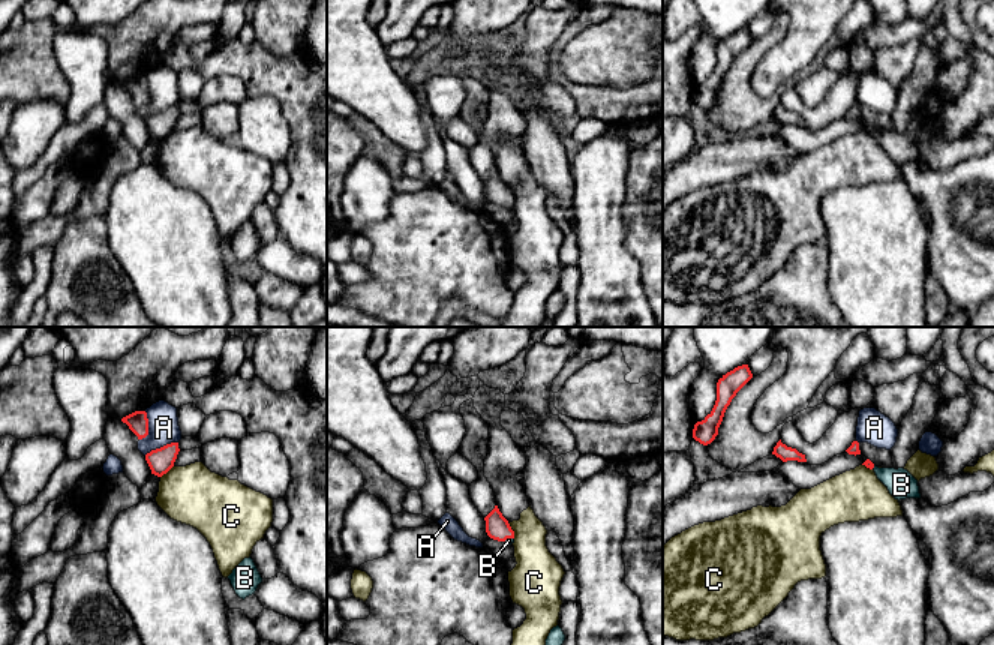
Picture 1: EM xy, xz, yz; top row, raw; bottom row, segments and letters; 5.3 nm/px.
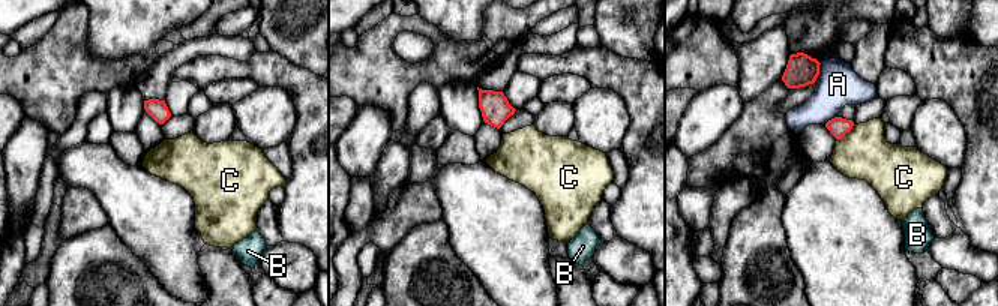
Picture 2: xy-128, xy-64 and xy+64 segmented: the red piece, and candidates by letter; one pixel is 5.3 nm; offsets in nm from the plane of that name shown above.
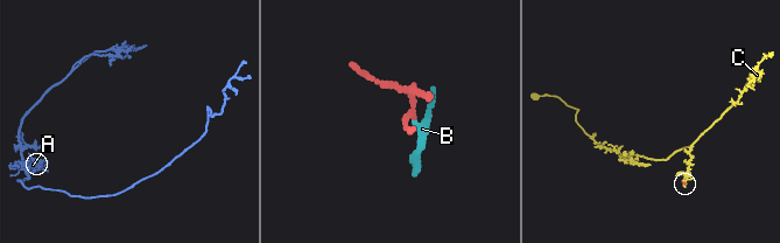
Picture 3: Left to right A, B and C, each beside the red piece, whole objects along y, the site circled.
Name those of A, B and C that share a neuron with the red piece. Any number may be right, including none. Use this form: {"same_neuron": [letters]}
{"same_neuron": ["B"]}

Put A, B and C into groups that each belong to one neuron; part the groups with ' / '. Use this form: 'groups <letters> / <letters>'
groups A / B / C

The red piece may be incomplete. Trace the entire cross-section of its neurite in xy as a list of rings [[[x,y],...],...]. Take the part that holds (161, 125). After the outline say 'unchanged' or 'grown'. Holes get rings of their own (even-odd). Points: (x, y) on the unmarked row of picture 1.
[[[171,106],[147,117],[145,124],[151,134],[151,138],[157,141],[166,138],[174,130],[178,116],[178,106]]]; unchanged

